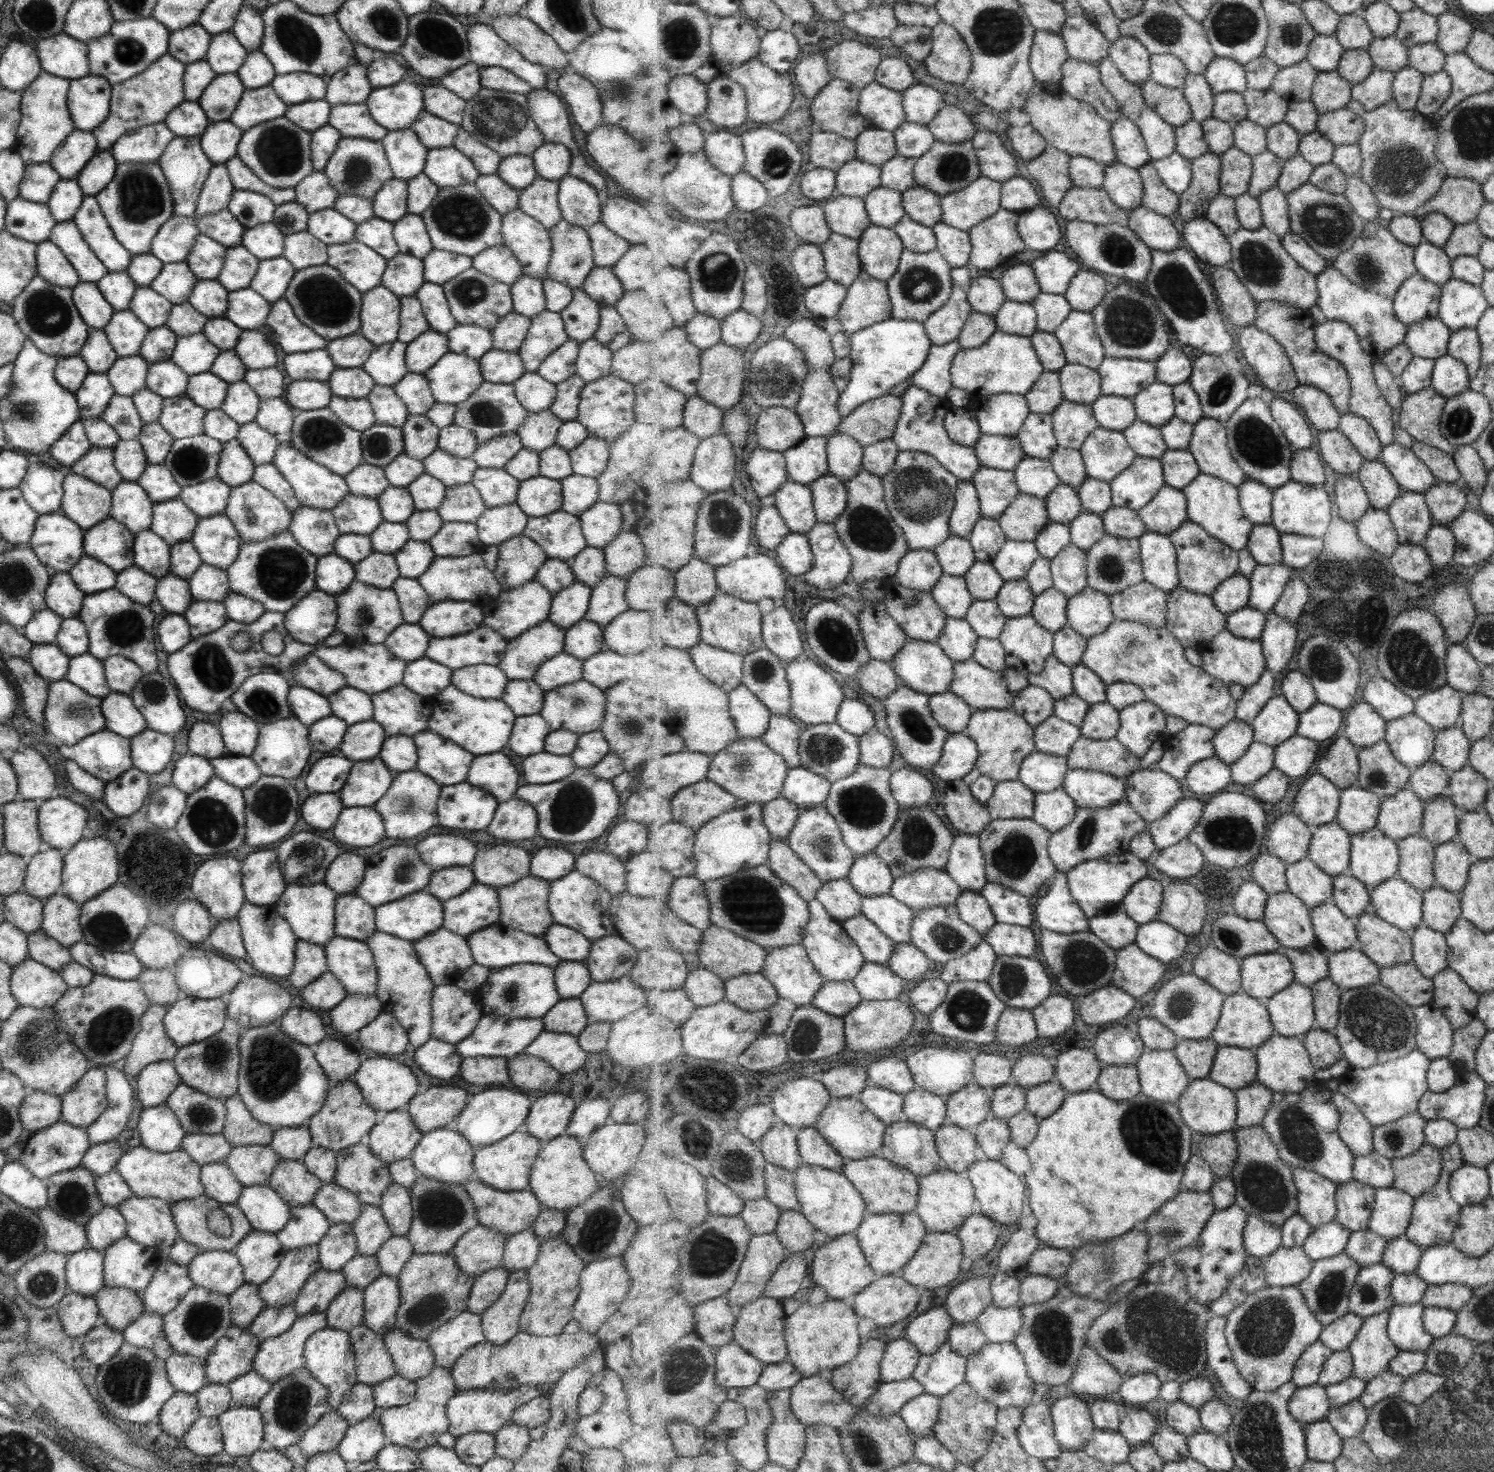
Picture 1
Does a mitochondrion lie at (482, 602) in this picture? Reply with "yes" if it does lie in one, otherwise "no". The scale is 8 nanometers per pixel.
no

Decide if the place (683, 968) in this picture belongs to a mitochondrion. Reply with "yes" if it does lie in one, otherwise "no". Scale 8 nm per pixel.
no

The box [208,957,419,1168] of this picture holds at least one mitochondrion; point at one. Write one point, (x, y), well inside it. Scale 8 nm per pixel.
(272, 1069)

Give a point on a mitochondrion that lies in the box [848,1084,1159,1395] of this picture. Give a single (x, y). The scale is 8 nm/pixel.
(1051, 1329)

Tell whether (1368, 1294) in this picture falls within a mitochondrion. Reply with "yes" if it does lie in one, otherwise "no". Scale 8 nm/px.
yes

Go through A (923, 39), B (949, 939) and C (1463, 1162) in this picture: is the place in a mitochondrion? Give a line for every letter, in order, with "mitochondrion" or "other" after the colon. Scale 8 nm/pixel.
A: other
B: mitochondrion
C: other

